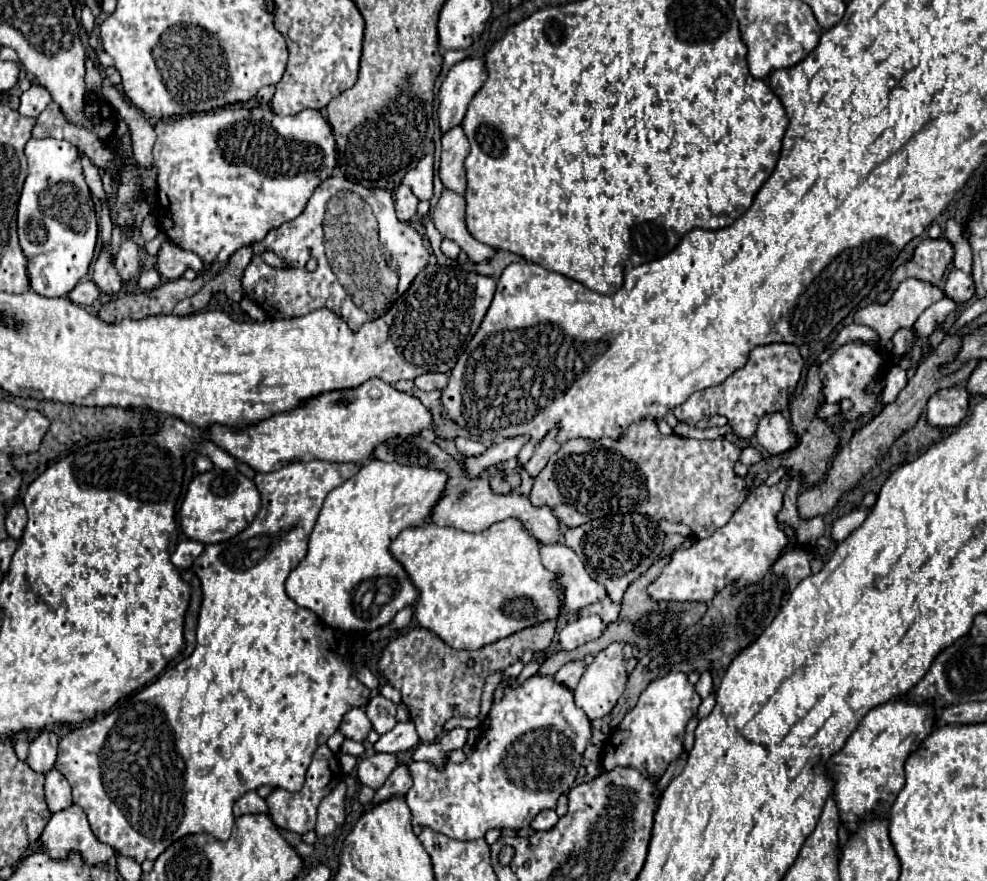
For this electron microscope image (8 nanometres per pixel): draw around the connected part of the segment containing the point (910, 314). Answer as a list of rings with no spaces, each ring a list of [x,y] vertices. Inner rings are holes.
[[[906,278],[898,284],[898,288],[894,290],[892,298],[886,304],[868,304],[862,310],[856,312],[854,322],[856,324],[864,324],[872,330],[876,330],[876,334],[880,336],[880,340],[890,340],[900,328],[912,328],[912,324],[916,322],[916,318],[934,302],[938,302],[944,296],[944,290],[938,288],[936,284],[930,284],[926,280],[918,280],[918,278]]]

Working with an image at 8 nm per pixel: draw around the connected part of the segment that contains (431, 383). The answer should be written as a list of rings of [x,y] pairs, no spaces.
[[[428,372],[428,374],[422,374],[422,376],[418,376],[416,380],[414,380],[414,384],[416,384],[416,388],[420,388],[420,390],[444,390],[446,388],[446,384],[448,384],[448,376],[446,374],[432,374],[432,372]]]

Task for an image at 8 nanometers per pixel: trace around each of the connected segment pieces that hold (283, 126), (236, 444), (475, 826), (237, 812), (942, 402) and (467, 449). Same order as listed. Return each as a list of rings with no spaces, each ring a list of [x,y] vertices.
[[[240,104],[226,106],[220,108],[216,112],[200,112],[200,114],[188,114],[188,116],[176,116],[170,120],[158,120],[154,126],[158,140],[154,144],[154,164],[158,168],[158,188],[156,188],[156,196],[158,196],[158,214],[160,214],[160,230],[180,248],[184,250],[192,250],[196,252],[204,264],[208,262],[226,262],[238,248],[260,242],[266,238],[266,234],[272,228],[282,226],[284,222],[296,218],[302,214],[308,198],[312,196],[312,190],[326,180],[328,176],[332,176],[334,168],[336,168],[336,142],[334,142],[334,134],[330,124],[326,122],[326,118],[322,116],[320,110],[312,110],[306,108],[294,116],[278,116],[270,110],[270,106],[256,106],[256,108],[244,108]]]
[[[372,378],[358,388],[334,390],[310,398],[296,410],[276,414],[258,426],[252,426],[250,434],[246,434],[246,430],[234,434],[226,426],[212,426],[206,432],[206,438],[212,438],[216,446],[238,462],[252,466],[256,472],[272,472],[290,462],[364,462],[372,458],[374,448],[388,438],[414,436],[424,428],[434,430],[434,418],[416,396],[400,392],[380,378]]]
[[[532,676],[516,690],[508,686],[504,698],[498,704],[492,704],[490,728],[462,764],[446,762],[444,770],[438,772],[432,764],[410,762],[414,786],[406,794],[406,802],[412,810],[412,824],[432,828],[454,840],[478,840],[484,838],[490,828],[518,830],[530,826],[540,810],[556,808],[558,796],[572,788],[590,734],[590,720],[574,704],[572,690],[556,686],[552,676]]]
[[[246,792],[244,796],[240,796],[234,804],[234,816],[242,816],[242,814],[266,814],[268,806],[266,802],[254,792]]]
[[[964,386],[938,390],[926,406],[926,422],[932,428],[954,428],[968,414],[968,392]]]
[[[456,436],[454,442],[458,444],[458,450],[464,452],[464,456],[472,456],[472,454],[482,454],[484,452],[484,444],[482,442],[474,442],[470,438],[464,438],[464,436]]]

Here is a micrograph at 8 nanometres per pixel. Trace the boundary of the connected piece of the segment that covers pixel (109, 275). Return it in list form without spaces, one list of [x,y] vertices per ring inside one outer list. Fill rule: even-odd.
[[[102,250],[100,258],[94,264],[94,272],[92,272],[94,284],[100,288],[100,292],[108,294],[108,296],[116,296],[122,288],[120,276],[116,274],[116,268],[112,264],[112,254],[110,250]]]

